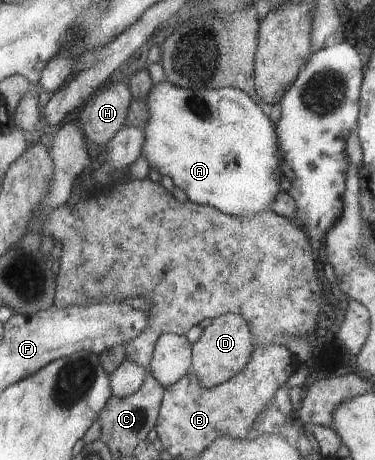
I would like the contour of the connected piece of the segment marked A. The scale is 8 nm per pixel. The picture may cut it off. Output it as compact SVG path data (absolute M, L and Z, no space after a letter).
M166 81L155 84L146 100L150 118L144 128L142 153L148 164L152 164L162 176L168 176L176 188L182 188L190 201L214 206L232 216L244 212L272 212L272 196L275 203L280 194L280 176L284 178L284 172L280 174L280 162L282 168L287 164L282 138L276 134L272 119L248 95L232 87L194 90L178 88Z

